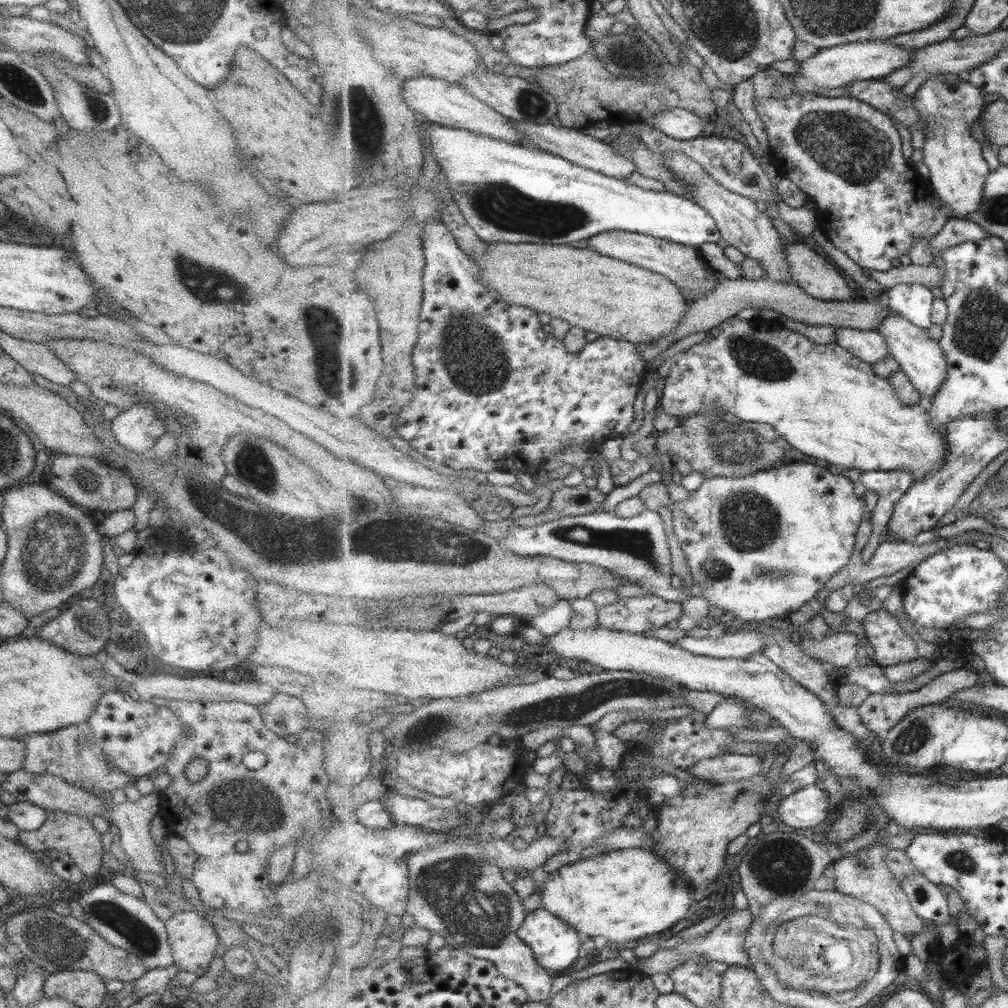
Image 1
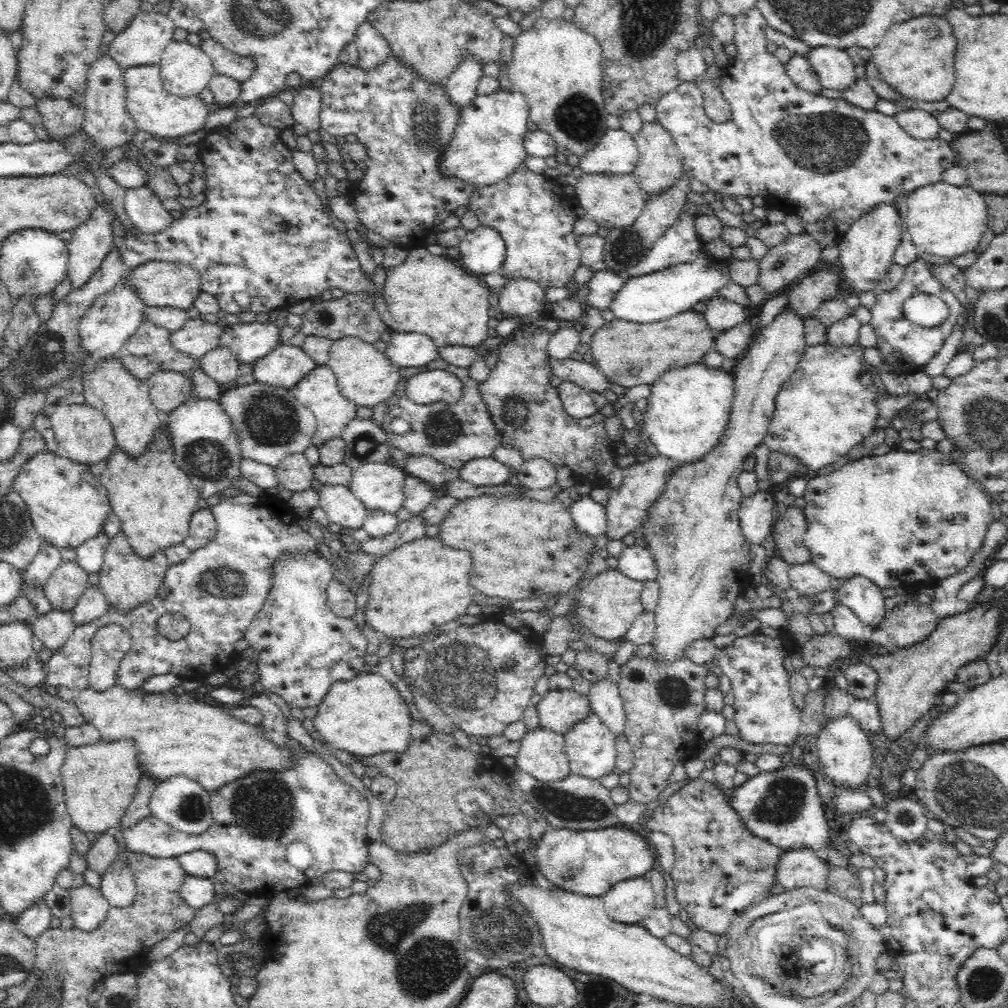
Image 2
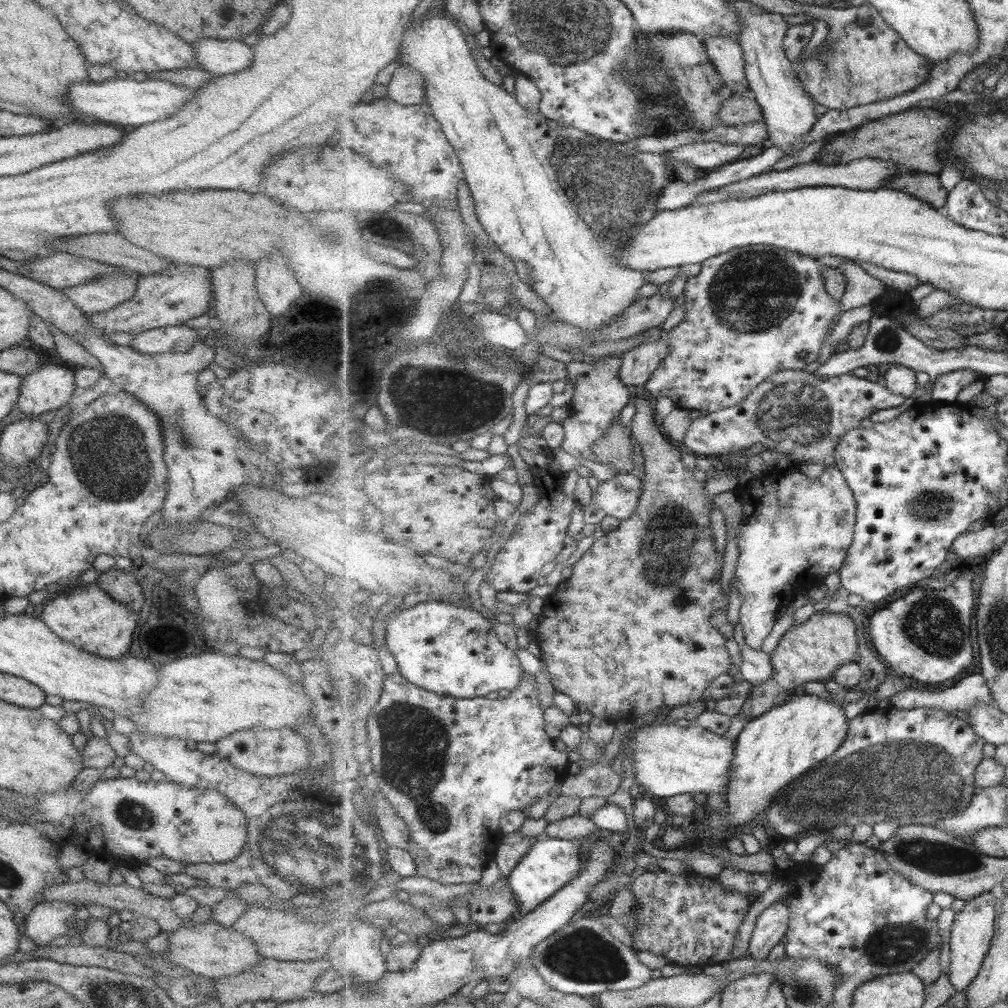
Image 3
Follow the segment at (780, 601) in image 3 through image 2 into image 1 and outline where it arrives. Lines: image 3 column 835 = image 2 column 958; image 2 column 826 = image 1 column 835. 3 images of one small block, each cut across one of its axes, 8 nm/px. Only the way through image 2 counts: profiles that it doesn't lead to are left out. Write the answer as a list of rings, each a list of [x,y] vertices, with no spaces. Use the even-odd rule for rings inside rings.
[[[785,462],[774,469],[765,470],[765,472],[753,474],[753,476],[705,478],[697,490],[689,492],[686,499],[675,502],[671,508],[673,532],[686,557],[686,564],[690,568],[694,584],[700,585],[702,595],[709,601],[709,604],[721,608],[724,612],[732,612],[734,616],[739,616],[745,623],[764,623],[771,618],[785,616],[787,612],[804,610],[805,604],[811,602],[820,590],[826,588],[826,584],[850,563],[853,556],[857,532],[863,522],[867,502],[865,502],[865,498],[855,494],[852,484],[855,482],[840,475],[836,469],[825,469],[815,466],[815,464],[801,464],[801,462],[795,462],[795,464]]]

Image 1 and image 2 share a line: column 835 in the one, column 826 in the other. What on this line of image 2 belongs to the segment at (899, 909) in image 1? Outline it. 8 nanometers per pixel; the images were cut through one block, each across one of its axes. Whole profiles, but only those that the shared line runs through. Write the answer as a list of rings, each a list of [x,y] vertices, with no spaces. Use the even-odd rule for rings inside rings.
[[[796,849],[781,854],[776,866],[775,883],[784,886],[786,891],[812,886],[814,889],[826,890],[827,867],[816,851]]]

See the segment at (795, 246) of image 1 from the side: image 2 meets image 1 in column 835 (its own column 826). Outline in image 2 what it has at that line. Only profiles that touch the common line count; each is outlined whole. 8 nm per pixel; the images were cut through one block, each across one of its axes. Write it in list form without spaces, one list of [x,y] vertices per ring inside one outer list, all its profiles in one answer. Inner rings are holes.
[[[822,268],[804,278],[798,286],[794,284],[794,288],[790,288],[787,306],[795,310],[800,318],[808,319],[823,302],[838,296],[842,281],[842,274]]]

